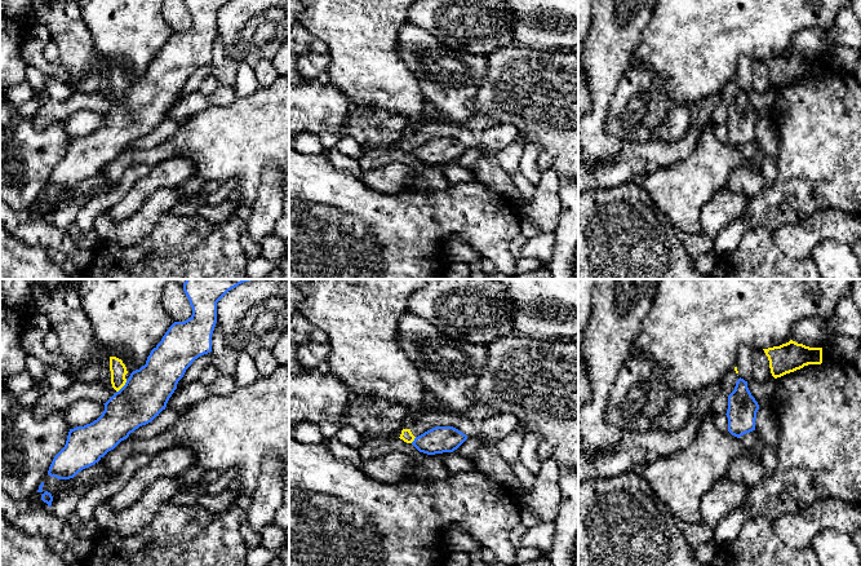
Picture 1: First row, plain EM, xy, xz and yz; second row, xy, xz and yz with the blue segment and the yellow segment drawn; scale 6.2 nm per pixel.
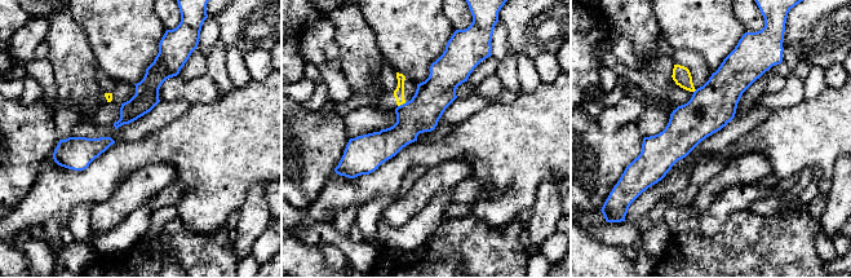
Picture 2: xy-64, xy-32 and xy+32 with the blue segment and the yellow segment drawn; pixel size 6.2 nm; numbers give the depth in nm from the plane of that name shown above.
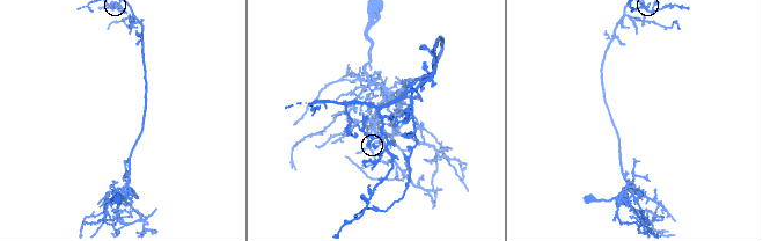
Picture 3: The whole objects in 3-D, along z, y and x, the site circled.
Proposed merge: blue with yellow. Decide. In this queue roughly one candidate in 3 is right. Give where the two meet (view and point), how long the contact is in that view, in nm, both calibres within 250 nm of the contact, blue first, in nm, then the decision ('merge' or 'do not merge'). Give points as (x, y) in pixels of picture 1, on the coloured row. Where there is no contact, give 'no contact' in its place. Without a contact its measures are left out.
contact xy (123, 387); length 100 nm; calibres 280 and 100 nm; do not merge

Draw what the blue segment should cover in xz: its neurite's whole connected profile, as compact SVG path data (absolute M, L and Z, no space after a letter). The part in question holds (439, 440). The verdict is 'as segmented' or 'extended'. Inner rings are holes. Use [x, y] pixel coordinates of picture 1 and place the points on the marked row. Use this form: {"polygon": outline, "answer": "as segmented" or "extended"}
{"polygon": "M435 426L414 438L412 445L423 454L435 455L453 452L465 441L467 435L453 426Z", "answer": "as segmented"}

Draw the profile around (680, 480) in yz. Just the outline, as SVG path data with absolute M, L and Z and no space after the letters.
M706 414L693 441L674 454L644 465L643 477L656 495L669 507L676 519L702 521L701 499L714 485L728 477L731 465L744 452L741 441L714 424L714 415Z

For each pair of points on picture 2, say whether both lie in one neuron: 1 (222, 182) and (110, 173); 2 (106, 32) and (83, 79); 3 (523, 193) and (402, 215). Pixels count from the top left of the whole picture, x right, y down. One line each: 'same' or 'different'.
1: same
2: different
3: different

